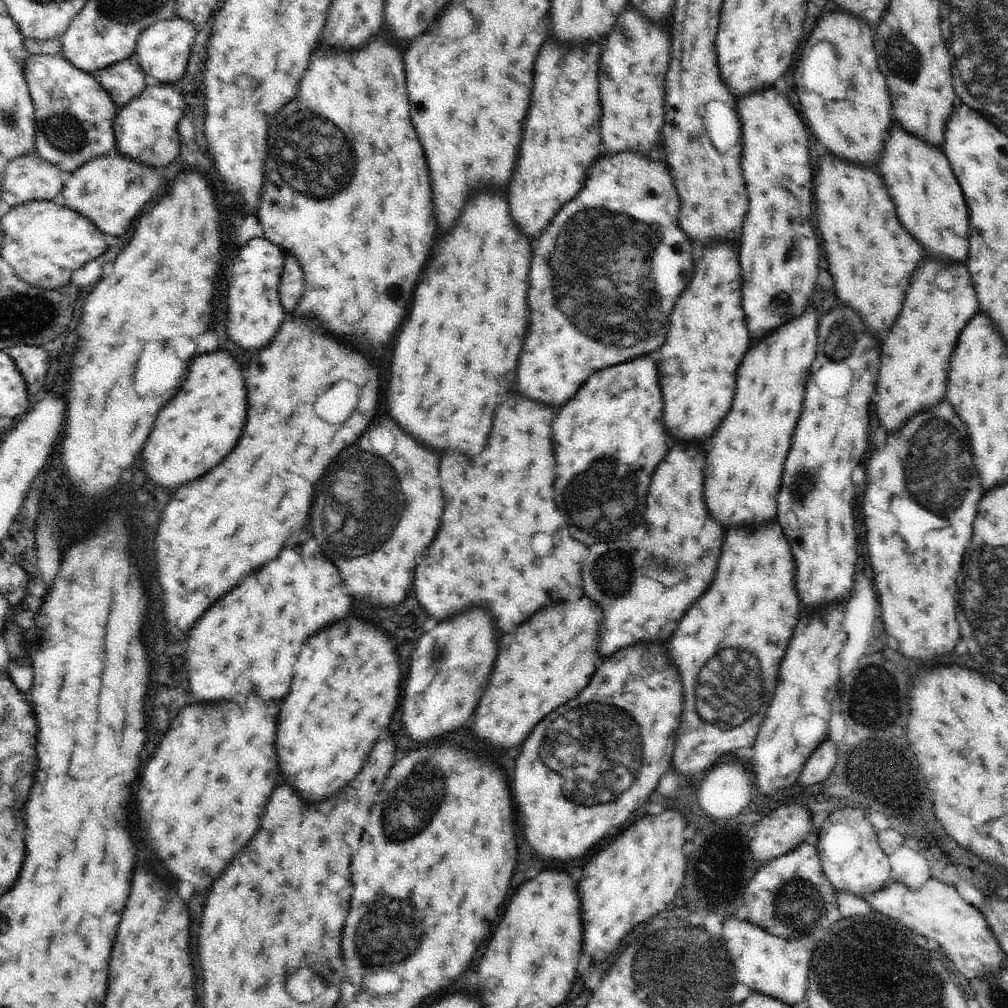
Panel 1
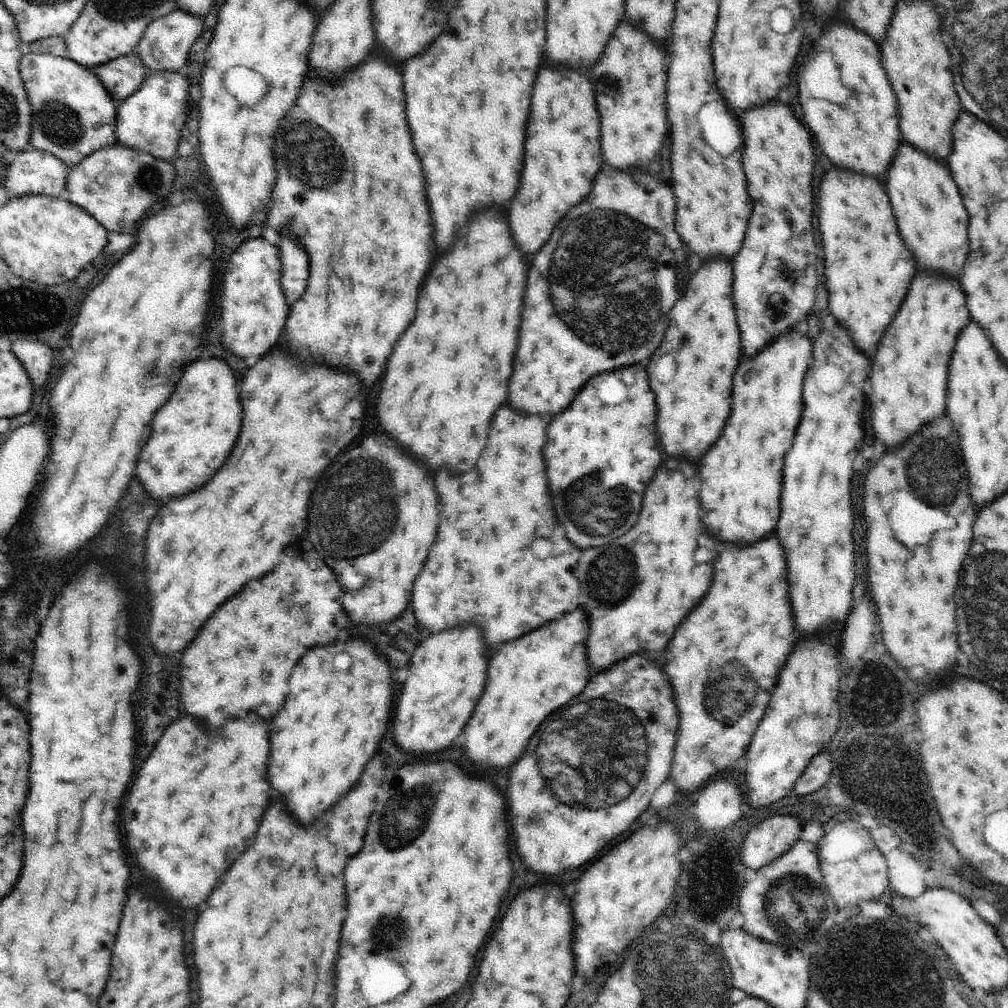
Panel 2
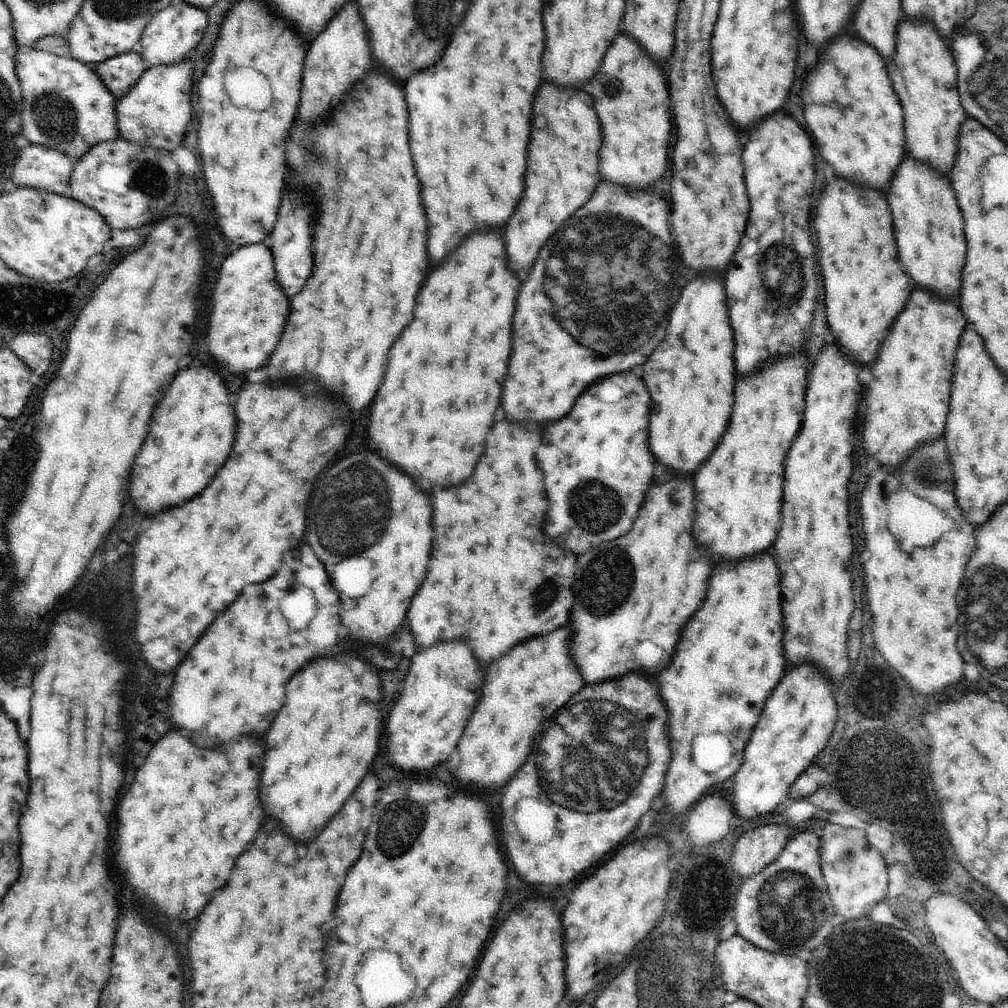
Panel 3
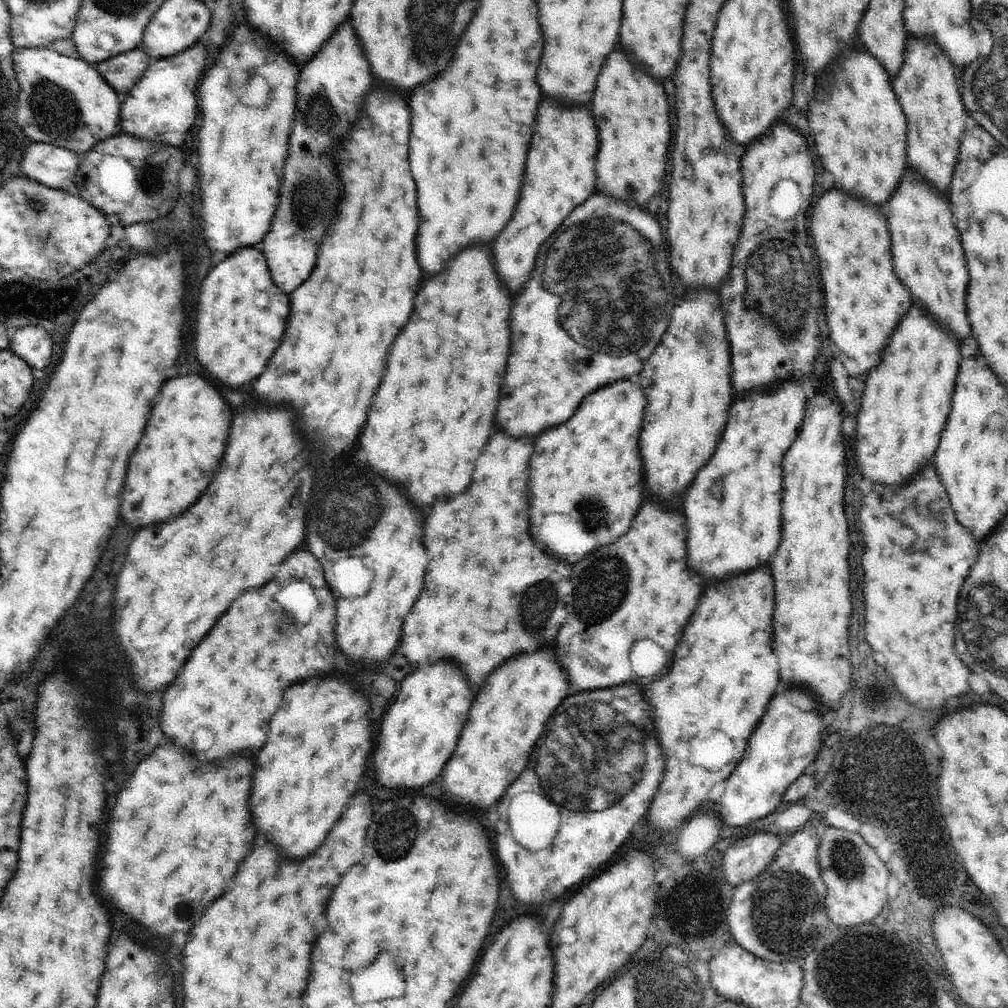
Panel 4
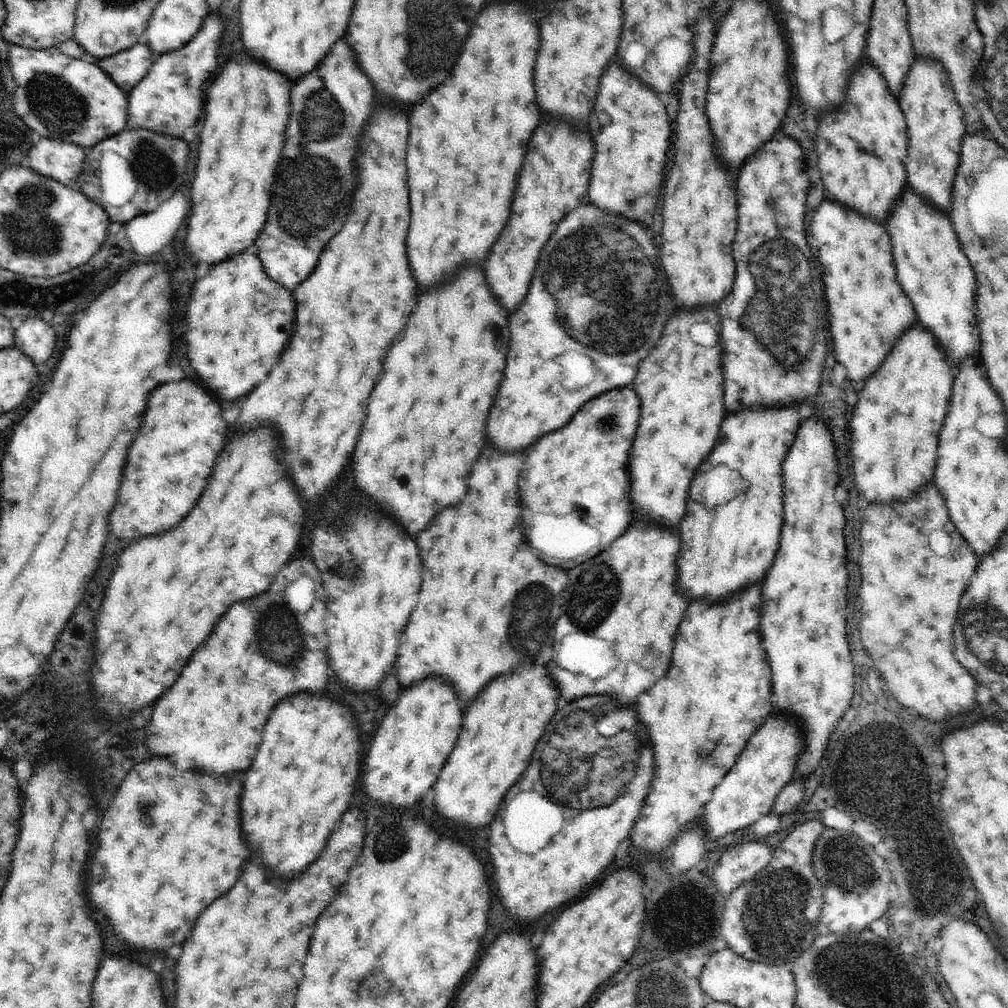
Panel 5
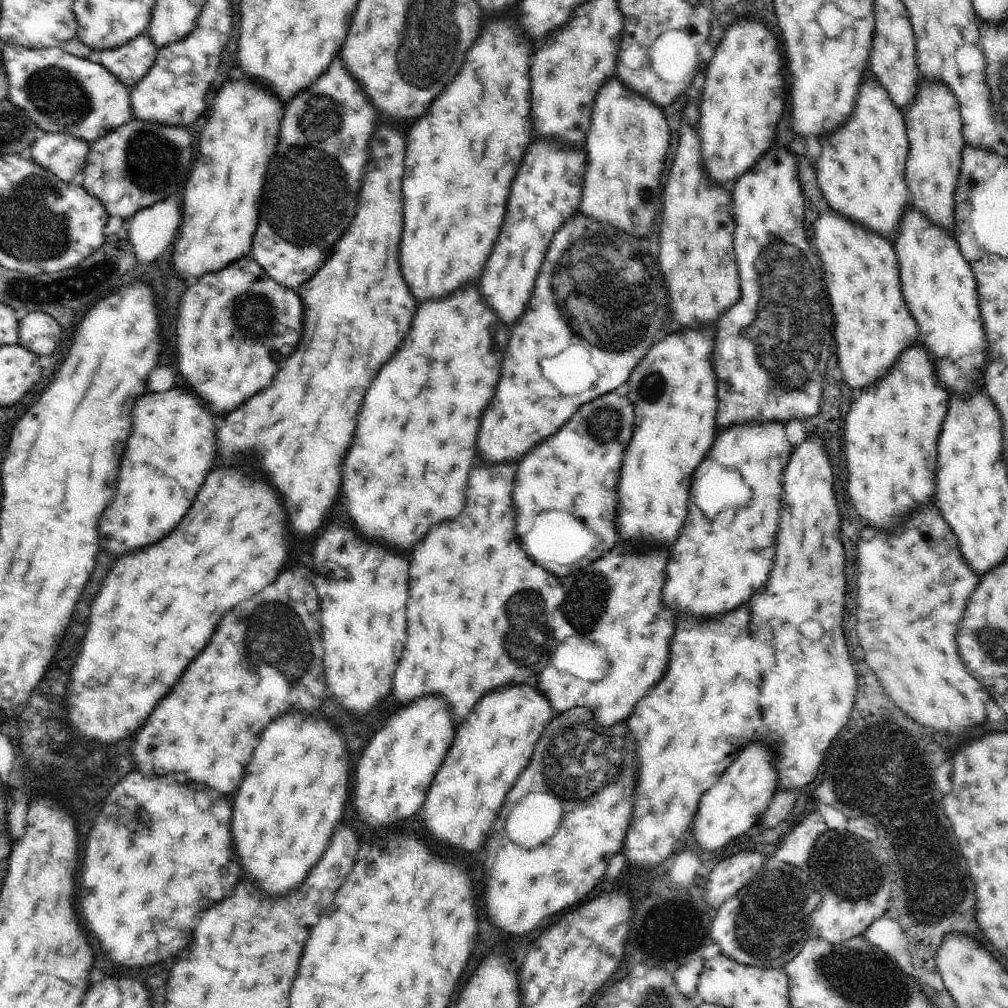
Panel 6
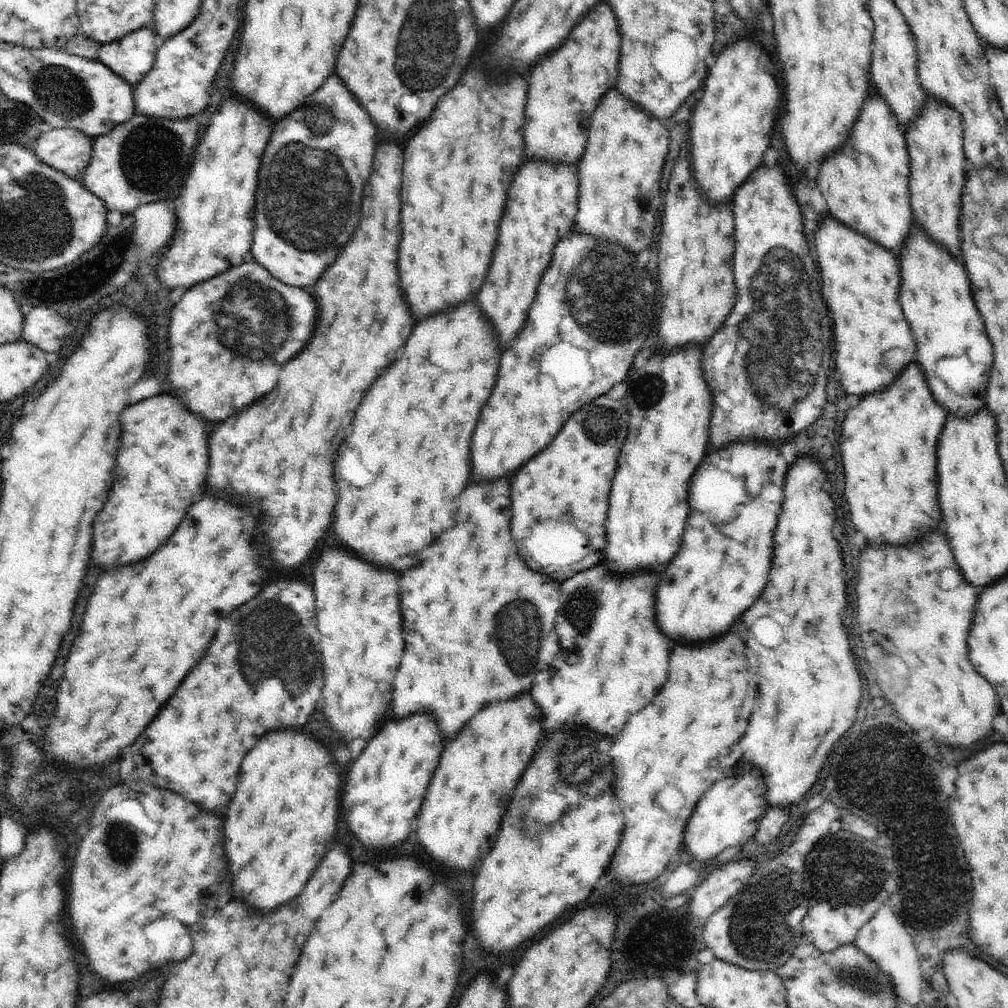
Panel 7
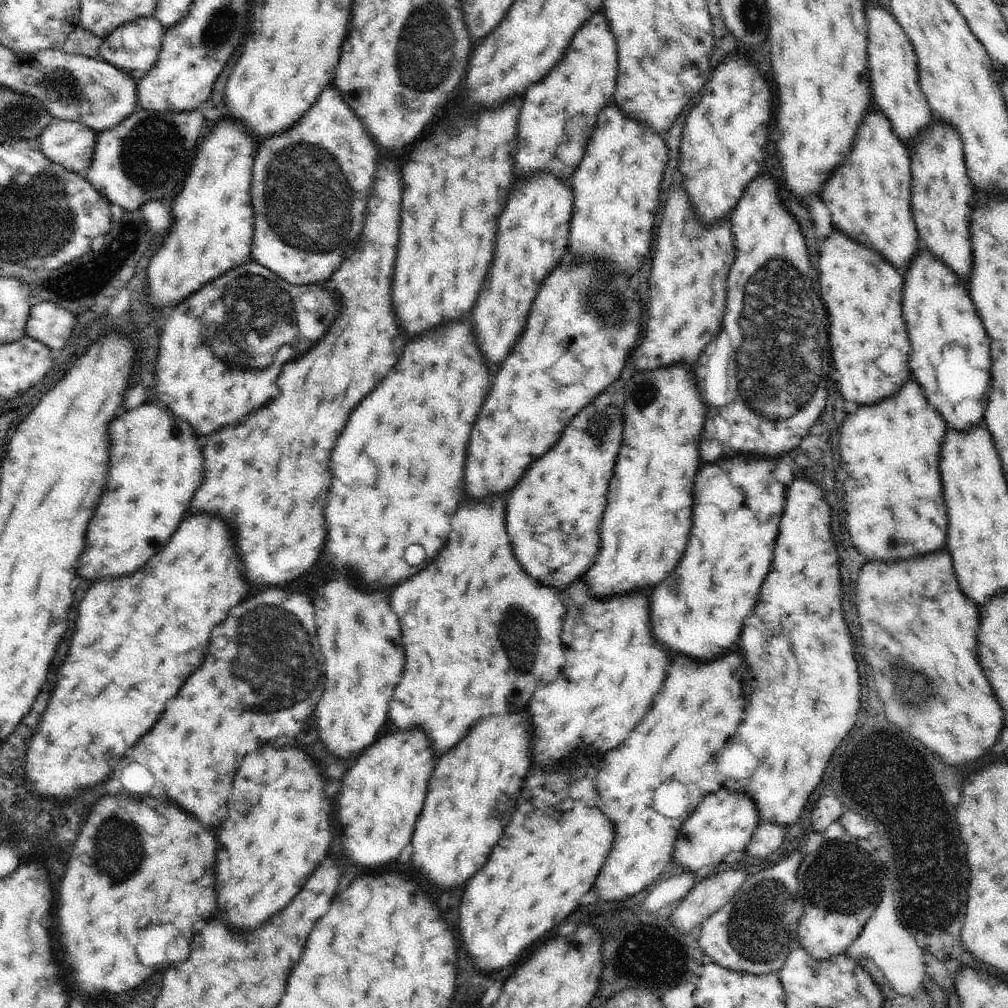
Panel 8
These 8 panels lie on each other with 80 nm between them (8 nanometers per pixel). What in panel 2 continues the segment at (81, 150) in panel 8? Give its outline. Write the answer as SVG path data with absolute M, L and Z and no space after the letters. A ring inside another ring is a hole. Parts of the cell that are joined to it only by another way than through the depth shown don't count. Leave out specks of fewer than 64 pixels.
M29 148L18 152L8 167L2 185L9 200L26 195L44 195L58 199L65 191L69 172L70 168L59 158Z

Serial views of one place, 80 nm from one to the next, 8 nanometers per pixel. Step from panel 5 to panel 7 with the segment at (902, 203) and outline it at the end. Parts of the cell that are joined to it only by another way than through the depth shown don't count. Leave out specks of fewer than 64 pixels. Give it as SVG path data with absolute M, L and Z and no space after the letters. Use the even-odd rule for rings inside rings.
M914 222L912 234L906 238L900 250L900 266L904 270L904 284L900 284L900 302L904 316L908 318L908 324L916 336L916 358L932 386L932 394L936 394L936 400L944 404L944 408L950 406L950 412L956 412L960 416L976 414L986 406L984 394L988 386L988 374L992 370L992 342L988 340L984 320L974 304L972 286L964 264L958 262L945 246L929 237L923 226Z

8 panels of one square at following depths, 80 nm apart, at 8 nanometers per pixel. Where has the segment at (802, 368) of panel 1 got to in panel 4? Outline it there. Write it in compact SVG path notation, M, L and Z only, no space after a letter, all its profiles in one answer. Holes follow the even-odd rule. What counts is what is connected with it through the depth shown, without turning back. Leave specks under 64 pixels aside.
M802 380L782 382L764 392L752 392L730 408L730 418L716 452L696 474L684 502L688 520L688 564L706 580L724 580L732 572L748 572L760 564L768 564L772 552L780 544L782 534L782 460L794 442L806 406Z

